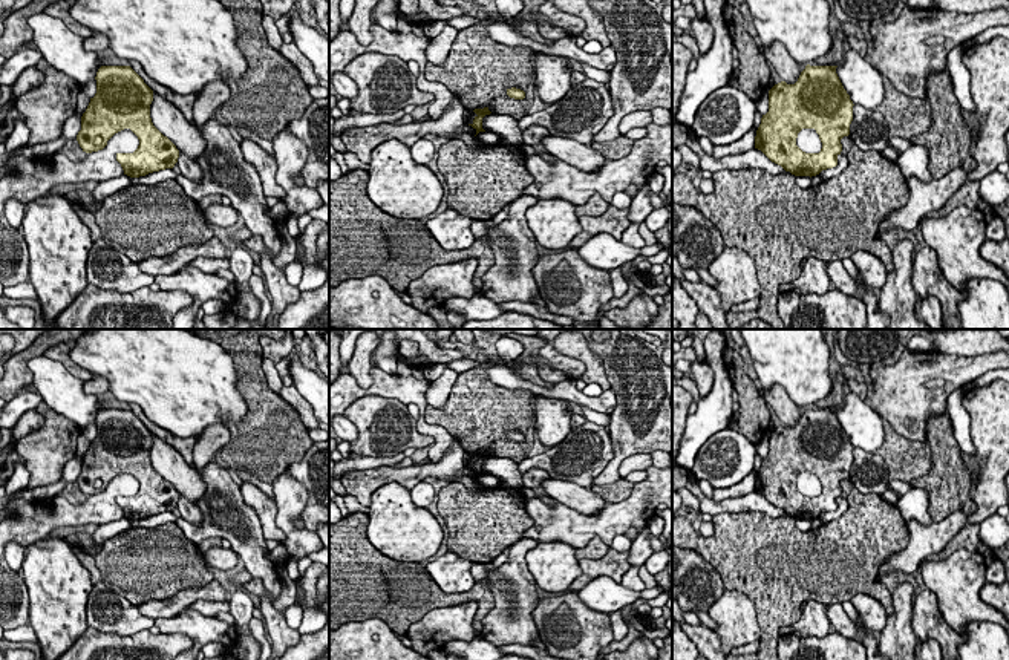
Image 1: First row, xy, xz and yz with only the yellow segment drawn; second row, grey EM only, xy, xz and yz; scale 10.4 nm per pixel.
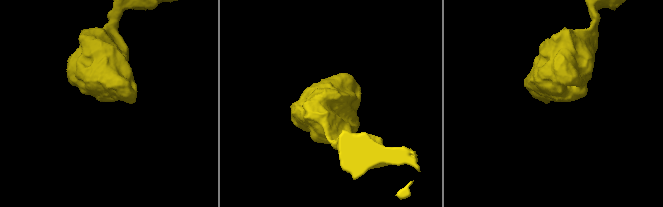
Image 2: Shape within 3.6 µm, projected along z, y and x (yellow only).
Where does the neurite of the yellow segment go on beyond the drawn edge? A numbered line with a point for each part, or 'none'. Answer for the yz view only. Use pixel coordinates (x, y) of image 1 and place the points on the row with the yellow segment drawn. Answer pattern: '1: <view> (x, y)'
none

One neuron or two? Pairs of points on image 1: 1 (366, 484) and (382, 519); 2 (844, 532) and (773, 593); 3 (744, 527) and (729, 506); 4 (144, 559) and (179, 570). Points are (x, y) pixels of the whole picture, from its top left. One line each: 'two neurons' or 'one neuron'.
1: two neurons
2: one neuron
3: two neurons
4: one neuron

